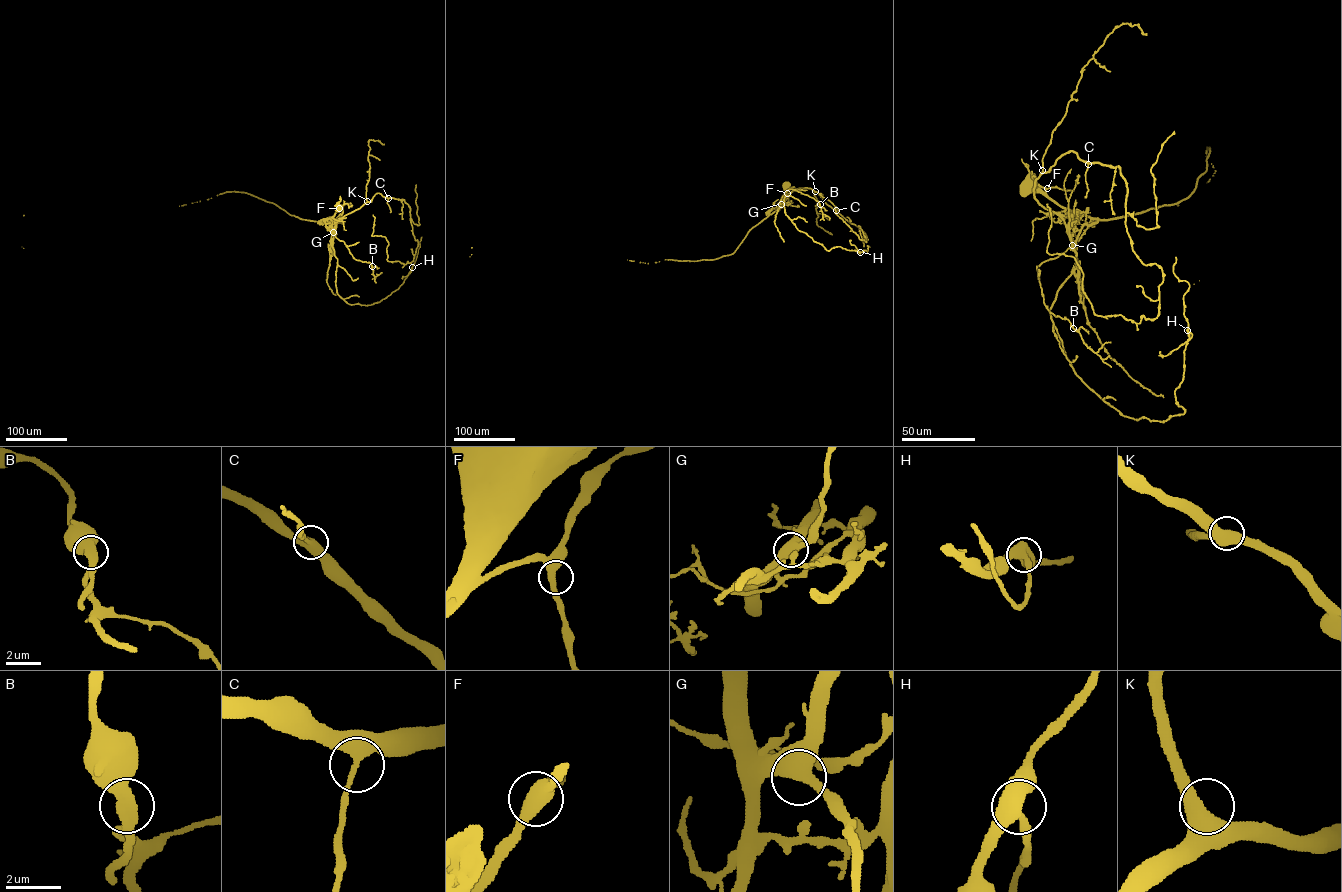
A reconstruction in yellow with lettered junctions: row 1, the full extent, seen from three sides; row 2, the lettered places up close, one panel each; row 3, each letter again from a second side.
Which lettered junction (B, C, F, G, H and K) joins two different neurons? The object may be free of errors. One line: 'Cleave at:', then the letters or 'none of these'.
Cleave at: none of these

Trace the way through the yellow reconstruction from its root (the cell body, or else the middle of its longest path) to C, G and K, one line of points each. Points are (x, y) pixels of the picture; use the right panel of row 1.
C: (1029, 178), (1043, 193), (1072, 212), (1061, 218), (1034, 198), (1034, 181), (1071, 151), (1088, 164)
G: (1029, 178), (1043, 193), (1071, 212), (1069, 236), (1072, 245)
K: (1029, 178), (1043, 193), (1072, 212), (1060, 218), (1061, 214), (1047, 210), (1034, 198), (1034, 181), (1042, 170)

